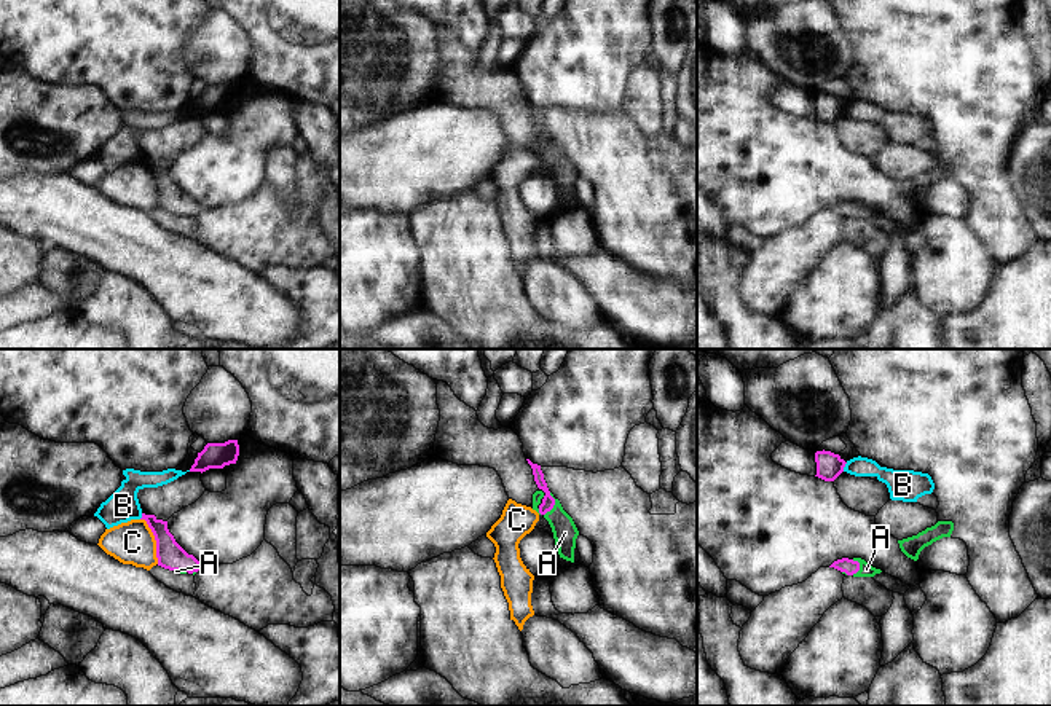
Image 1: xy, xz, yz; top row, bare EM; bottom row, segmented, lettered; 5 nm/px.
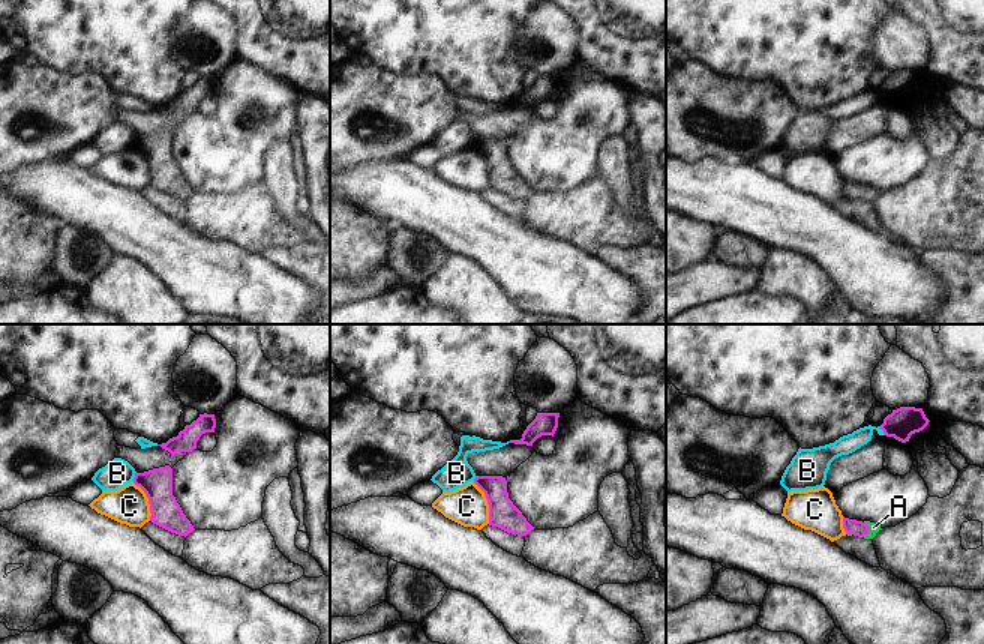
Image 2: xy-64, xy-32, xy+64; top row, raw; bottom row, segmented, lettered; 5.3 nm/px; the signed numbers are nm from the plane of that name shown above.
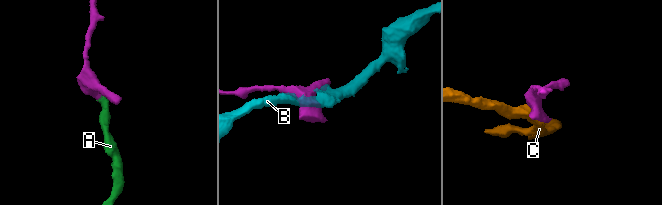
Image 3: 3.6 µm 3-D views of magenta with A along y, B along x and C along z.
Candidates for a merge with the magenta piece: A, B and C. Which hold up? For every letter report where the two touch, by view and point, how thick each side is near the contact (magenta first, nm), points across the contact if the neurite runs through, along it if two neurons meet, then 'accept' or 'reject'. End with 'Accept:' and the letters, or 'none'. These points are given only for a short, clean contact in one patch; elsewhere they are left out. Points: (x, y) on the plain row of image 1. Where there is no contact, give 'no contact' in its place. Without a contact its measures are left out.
A: meets magenta in xz at (554, 147); 70 nm thick on the magenta side, 130 nm on the other; runs through xz (547, 147), (554, 147), (554, 156), (565, 176); accept
B: meets magenta in yz at (844, 109); 140 nm thick on the magenta side, 100 nm on the other; reject
C: meets magenta in xy at (155, 182); 140 nm thick on the magenta side, 220 nm on the other; reject
Accept: A

